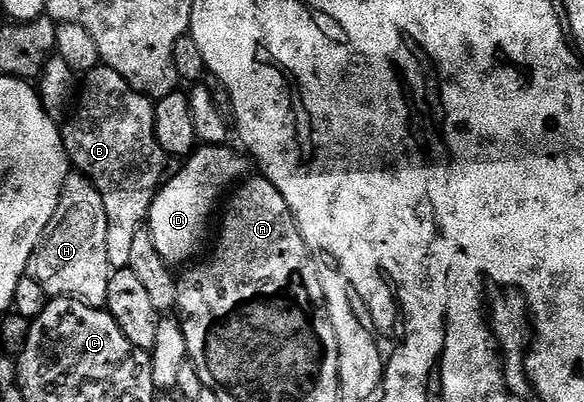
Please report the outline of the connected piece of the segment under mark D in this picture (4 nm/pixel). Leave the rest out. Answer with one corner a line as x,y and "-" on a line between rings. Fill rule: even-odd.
202,146
195,149
181,166
182,171
171,178
169,175
155,193
148,215
152,244
162,261
171,268
178,268
181,262
191,261
189,258
197,252
214,209
216,214
224,195
243,177
241,156
233,154
226,146

